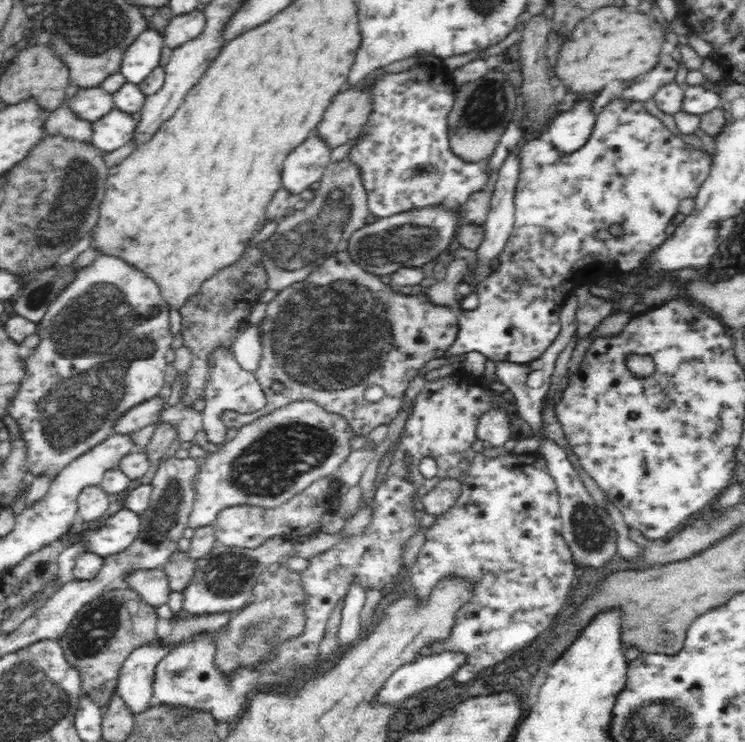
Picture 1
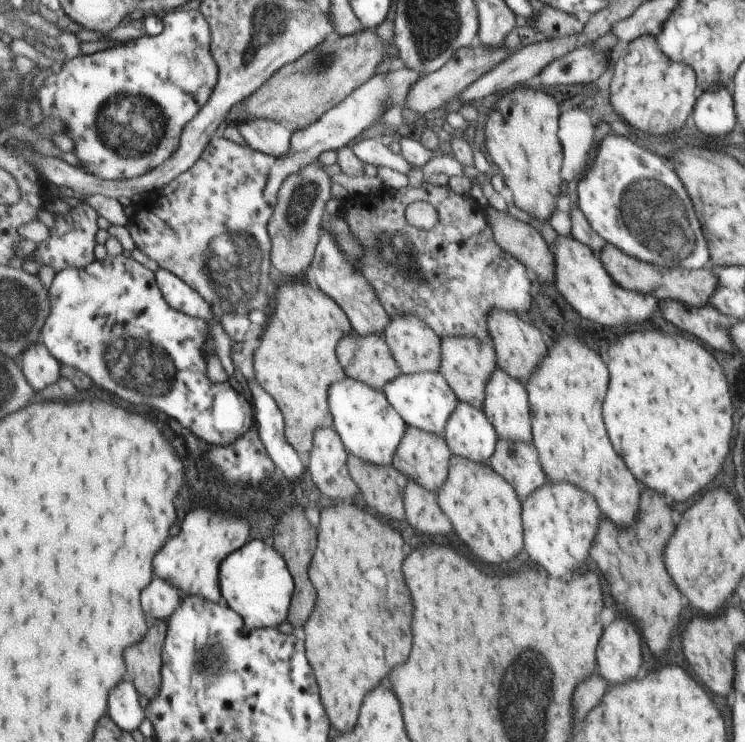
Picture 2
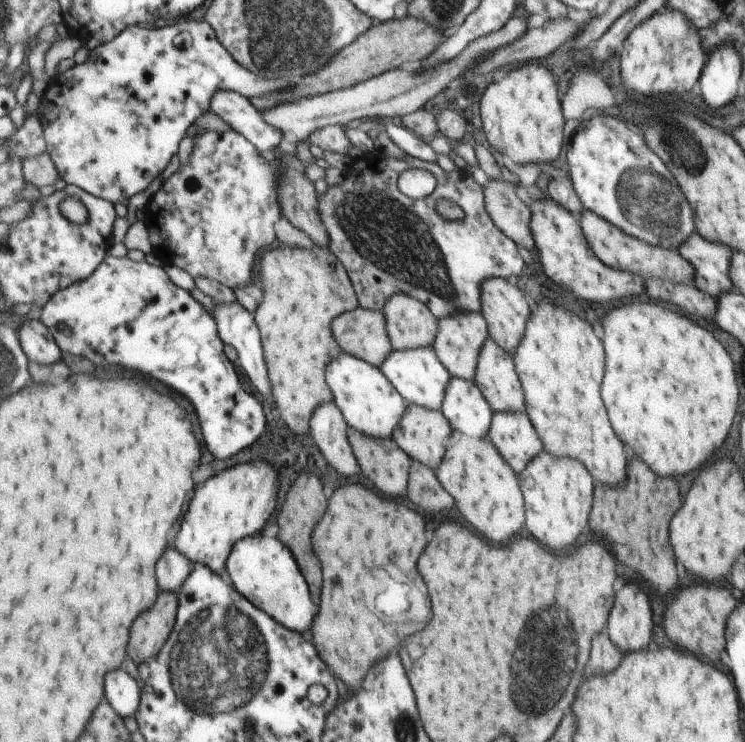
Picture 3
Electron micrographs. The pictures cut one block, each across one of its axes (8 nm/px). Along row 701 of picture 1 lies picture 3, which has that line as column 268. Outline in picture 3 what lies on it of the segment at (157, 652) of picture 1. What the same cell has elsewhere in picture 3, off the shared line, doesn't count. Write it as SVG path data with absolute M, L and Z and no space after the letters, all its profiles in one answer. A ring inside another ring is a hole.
M219 90L212 98L212 111L229 122L233 130L253 142L261 153L268 155L283 142L283 131L271 126L263 118L263 113L242 94Z

